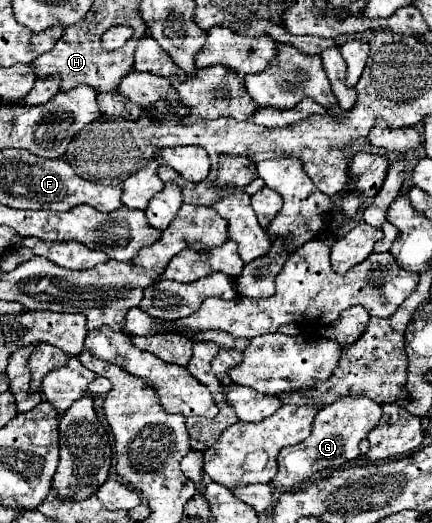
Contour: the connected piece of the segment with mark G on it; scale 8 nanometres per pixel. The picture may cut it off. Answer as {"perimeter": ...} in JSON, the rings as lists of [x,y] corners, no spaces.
{"perimeter":[[[347,394],[345,398],[337,398],[337,402],[321,408],[313,420],[311,434],[295,444],[287,446],[279,452],[277,464],[279,472],[273,478],[273,486],[283,490],[295,490],[305,482],[311,482],[319,472],[329,472],[333,468],[341,468],[343,464],[359,458],[359,440],[367,438],[367,432],[377,426],[381,418],[381,406],[371,398],[353,398]]]}

